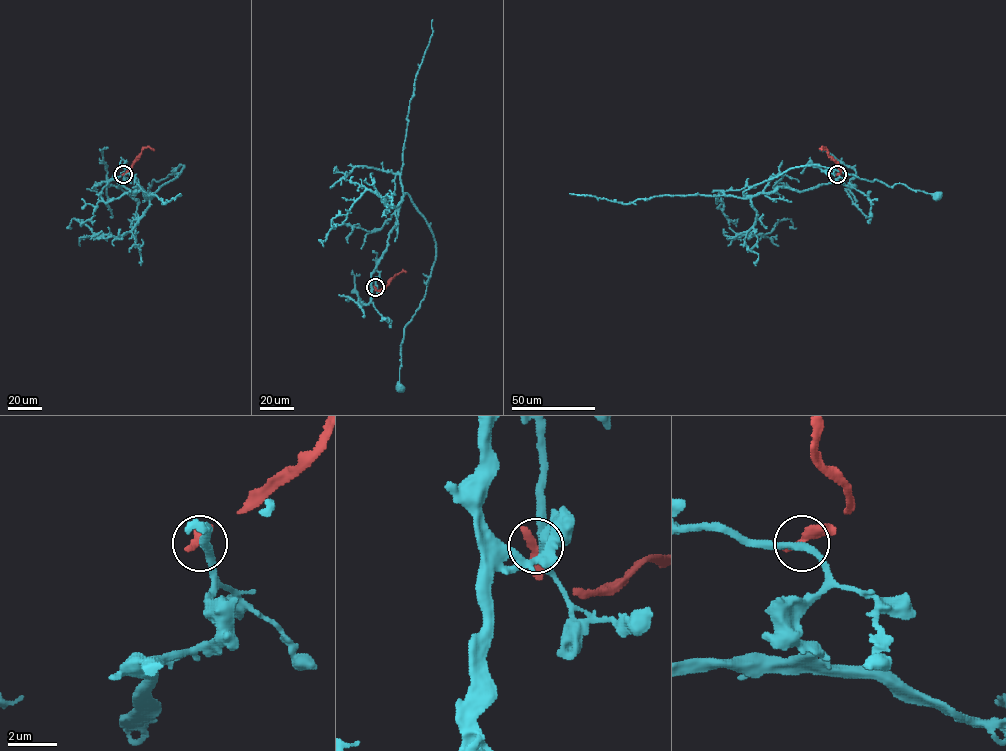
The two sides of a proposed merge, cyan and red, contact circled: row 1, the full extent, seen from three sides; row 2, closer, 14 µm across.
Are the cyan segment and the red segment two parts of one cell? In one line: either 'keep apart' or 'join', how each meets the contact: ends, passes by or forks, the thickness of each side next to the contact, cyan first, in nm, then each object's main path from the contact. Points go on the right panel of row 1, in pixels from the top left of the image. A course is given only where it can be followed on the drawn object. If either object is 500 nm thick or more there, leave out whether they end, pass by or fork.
keep apart; cyan passes by; red ends there; 300 nm thick on the cyan side, 480 nm on the other; cyan runs (837, 174), (838, 182), (803, 191), (777, 187), (743, 194), (793, 167), (817, 164), (937, 196); red runs (837, 174), (841, 172), (839, 164), (825, 148), (822, 150)

